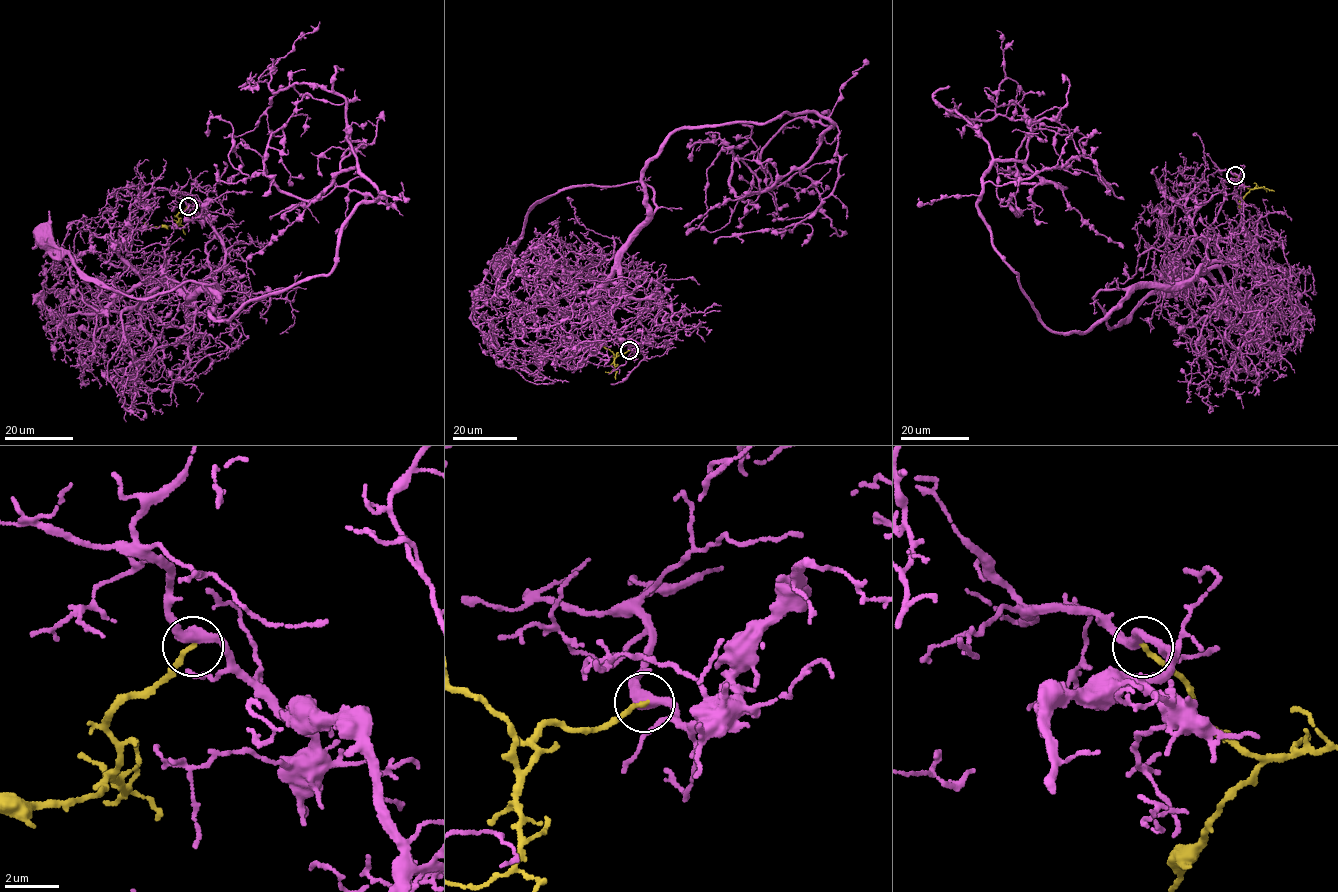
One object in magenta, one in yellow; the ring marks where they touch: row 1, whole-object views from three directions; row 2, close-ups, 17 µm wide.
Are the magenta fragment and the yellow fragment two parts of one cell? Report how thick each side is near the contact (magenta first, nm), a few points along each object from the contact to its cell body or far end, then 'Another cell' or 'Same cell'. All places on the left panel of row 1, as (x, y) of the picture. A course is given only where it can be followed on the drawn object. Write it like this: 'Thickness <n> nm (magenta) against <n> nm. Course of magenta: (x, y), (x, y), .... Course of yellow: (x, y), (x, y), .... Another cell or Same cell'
Thickness 400 nm (magenta) against 190 nm. Course of magenta: (188, 205), (214, 231), (210, 274), (191, 293), (219, 294), (194, 281), (134, 298), (101, 287), (44, 237). Course of yellow: (188, 205), (178, 213), (178, 222), (174, 225), (148, 226), (143, 222). Same cell

